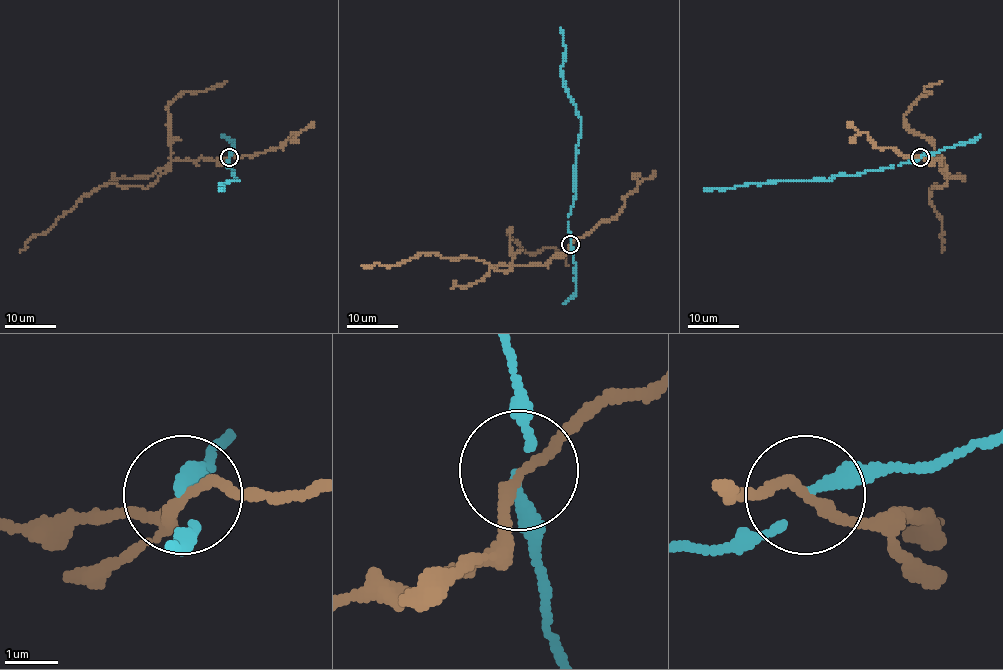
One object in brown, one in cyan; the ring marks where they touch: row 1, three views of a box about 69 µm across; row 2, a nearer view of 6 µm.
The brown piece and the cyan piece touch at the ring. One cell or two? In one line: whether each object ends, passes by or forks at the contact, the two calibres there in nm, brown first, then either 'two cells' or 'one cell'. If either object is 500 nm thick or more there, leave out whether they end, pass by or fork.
brown passes by; cyan passes by; calibres 180 and 180 nm; two cells

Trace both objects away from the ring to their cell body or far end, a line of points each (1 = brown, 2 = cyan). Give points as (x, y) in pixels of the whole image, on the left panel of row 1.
1: (228, 157), (174, 159), (154, 182), (145, 188), (102, 185), (92, 190), (45, 232), (33, 235), (20, 251)
2: (228, 157), (227, 167), (234, 171), (235, 181), (240, 180), (221, 184), (225, 189), (218, 189)

